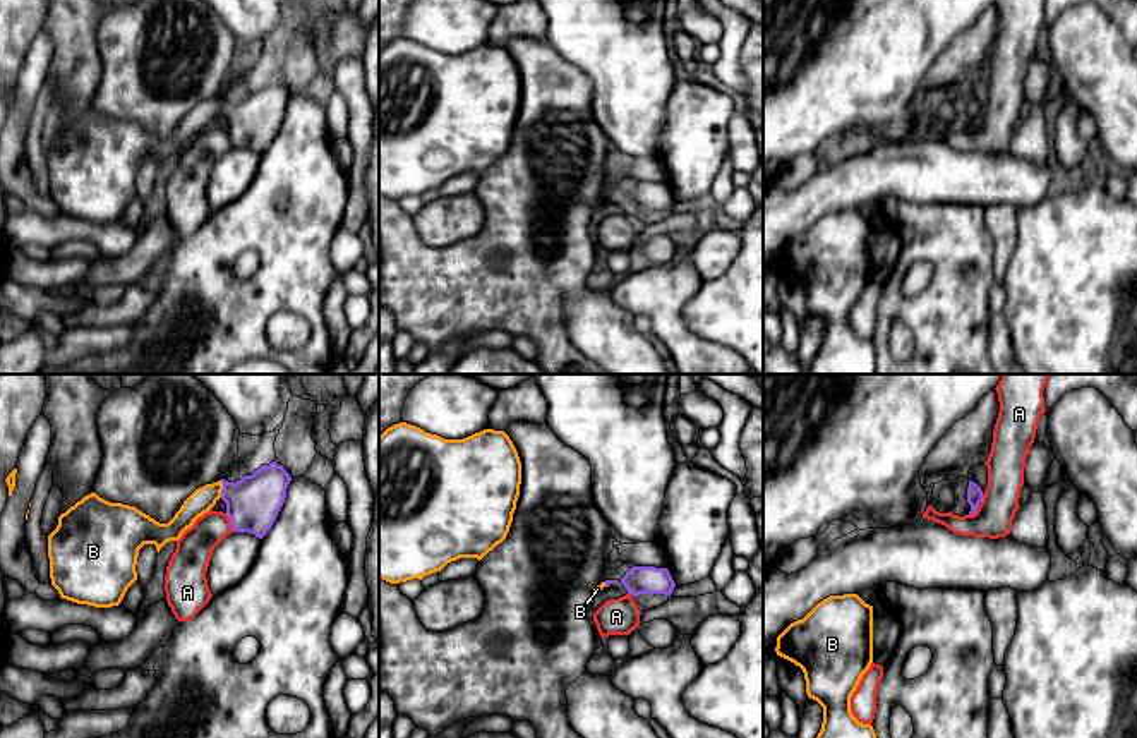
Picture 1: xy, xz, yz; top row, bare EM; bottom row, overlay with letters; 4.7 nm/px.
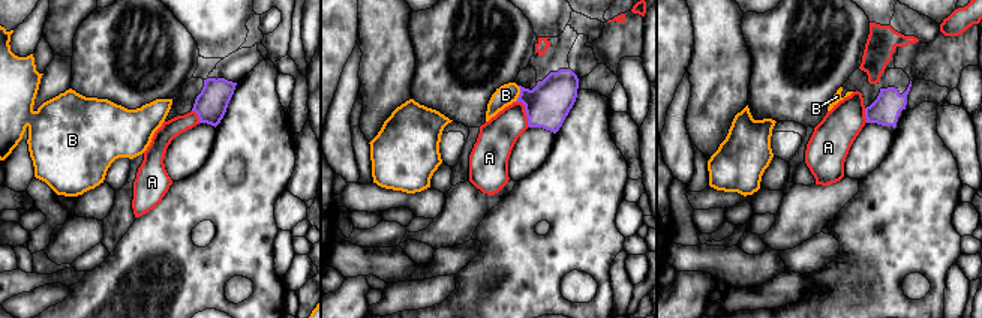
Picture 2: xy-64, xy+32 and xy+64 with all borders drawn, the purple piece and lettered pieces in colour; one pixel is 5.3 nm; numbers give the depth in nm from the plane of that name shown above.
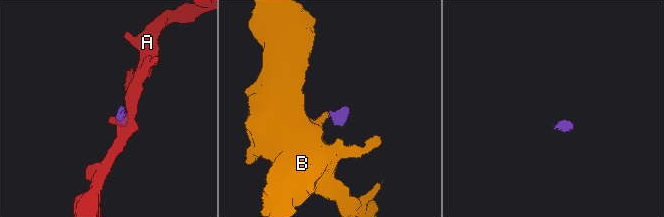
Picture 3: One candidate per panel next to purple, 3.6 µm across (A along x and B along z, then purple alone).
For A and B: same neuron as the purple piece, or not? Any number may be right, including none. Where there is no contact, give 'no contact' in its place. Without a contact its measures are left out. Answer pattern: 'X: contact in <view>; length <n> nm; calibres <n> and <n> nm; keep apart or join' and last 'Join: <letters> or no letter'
A: contact in xy; length 100 nm; calibres 260 and 170 nm; keep apart
B: contact in xy; length 80 nm; calibres 260 and 110 nm; join
Join: B

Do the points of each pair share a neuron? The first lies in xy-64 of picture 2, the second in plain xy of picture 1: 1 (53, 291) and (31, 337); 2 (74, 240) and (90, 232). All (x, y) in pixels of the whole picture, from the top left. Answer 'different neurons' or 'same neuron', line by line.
1: different neurons
2: different neurons

